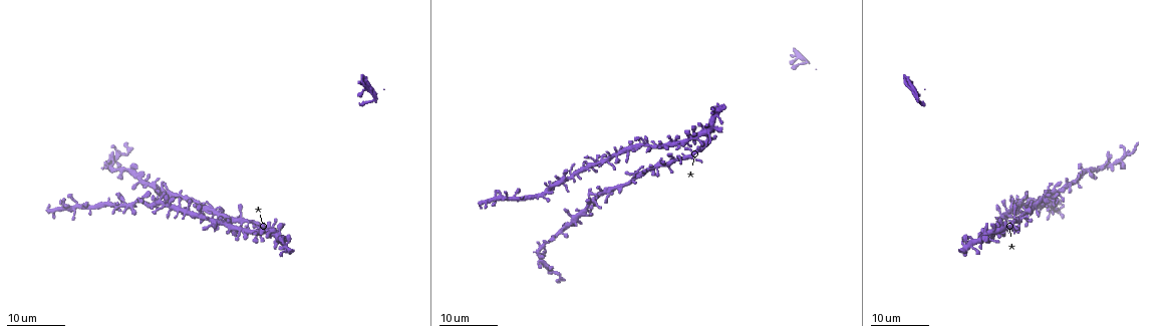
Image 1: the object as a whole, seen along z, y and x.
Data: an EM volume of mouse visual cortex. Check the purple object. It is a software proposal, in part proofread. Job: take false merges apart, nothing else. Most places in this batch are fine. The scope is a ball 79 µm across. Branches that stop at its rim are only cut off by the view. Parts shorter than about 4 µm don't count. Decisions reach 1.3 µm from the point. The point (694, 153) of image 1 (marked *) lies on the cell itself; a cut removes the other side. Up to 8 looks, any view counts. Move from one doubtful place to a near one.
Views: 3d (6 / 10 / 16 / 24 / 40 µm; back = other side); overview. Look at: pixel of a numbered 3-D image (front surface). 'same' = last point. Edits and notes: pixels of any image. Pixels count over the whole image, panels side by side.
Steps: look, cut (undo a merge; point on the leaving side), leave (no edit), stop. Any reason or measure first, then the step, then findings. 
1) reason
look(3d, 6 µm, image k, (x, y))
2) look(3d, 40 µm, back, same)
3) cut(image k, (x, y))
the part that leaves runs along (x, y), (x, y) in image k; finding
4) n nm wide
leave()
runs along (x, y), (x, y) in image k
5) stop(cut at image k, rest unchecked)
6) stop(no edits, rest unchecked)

thick turns thin
look(3d, 24 µm, image 1, (991, 233))

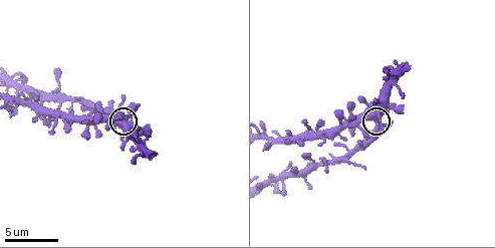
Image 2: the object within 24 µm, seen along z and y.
look(3d, 10 µm, same)

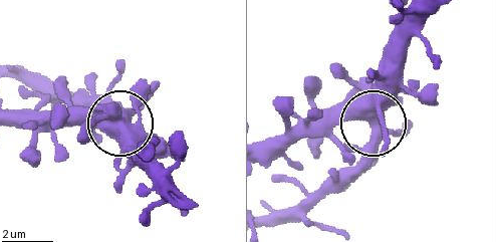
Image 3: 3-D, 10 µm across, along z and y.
leave()
one cell here

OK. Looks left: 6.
four-way junction
look(3d, 10 µm, image 2, (58, 92))

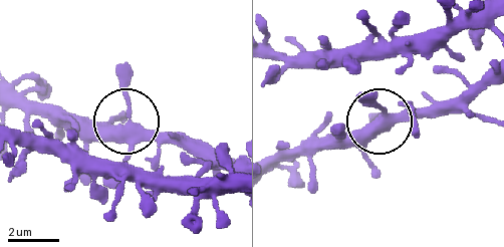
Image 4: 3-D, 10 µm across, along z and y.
360 nm wide
leave()
all the same cell

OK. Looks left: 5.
four or more arms meet
look(3d, 24 µm, image 1, (213, 221))

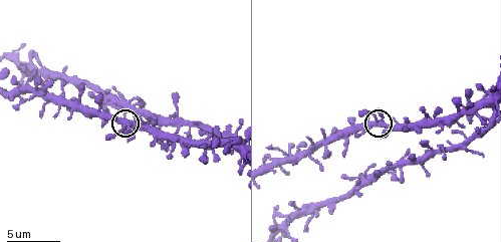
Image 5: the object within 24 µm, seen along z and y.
look(3d, 6 µm, image 5, (378, 121))

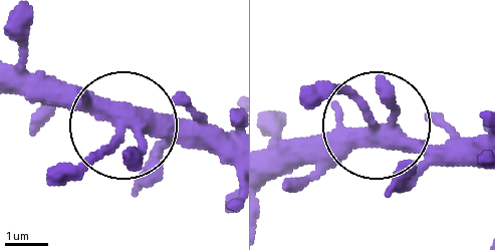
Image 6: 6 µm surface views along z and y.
350 nm wide
leave()
runs along (223, 166), (191, 141), (127, 130), (54, 184) in image 6; one cell here

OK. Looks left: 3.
thick turns thin
look(3d, 16 µm, image 1, (1124, 156))

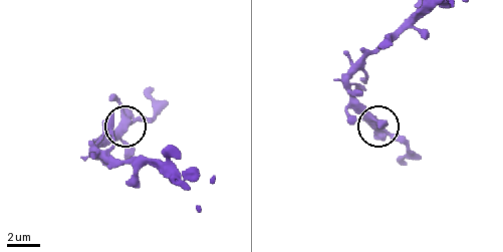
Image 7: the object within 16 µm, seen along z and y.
look(3d, 10 µm, image 7, (127, 121))

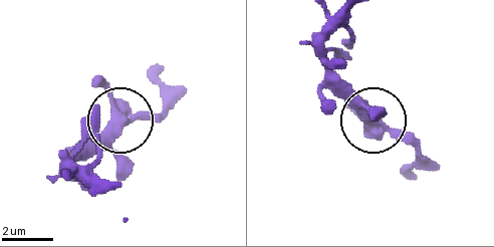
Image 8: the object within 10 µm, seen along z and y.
4 arms
leave()
continuous, no second cell

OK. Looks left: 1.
stop(no edits, rest unchecked)

